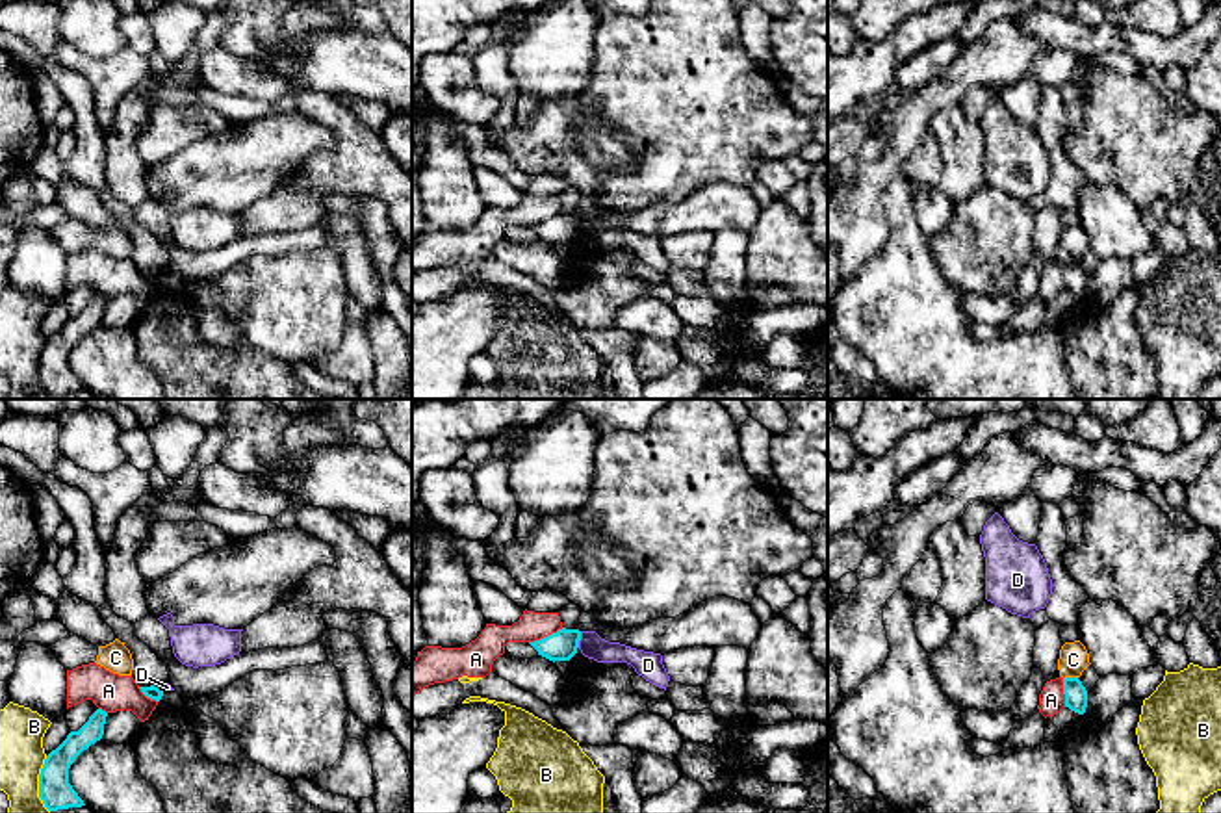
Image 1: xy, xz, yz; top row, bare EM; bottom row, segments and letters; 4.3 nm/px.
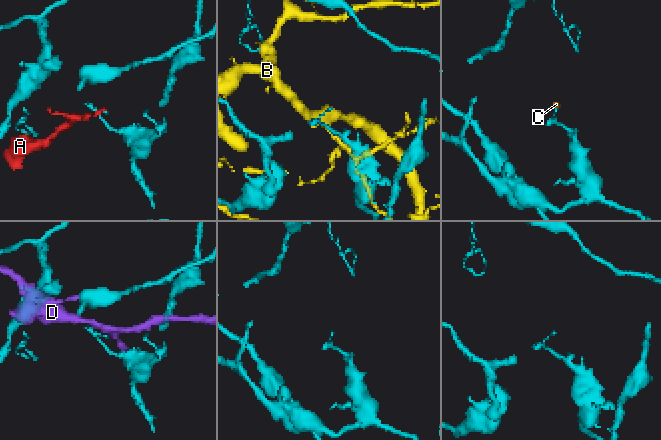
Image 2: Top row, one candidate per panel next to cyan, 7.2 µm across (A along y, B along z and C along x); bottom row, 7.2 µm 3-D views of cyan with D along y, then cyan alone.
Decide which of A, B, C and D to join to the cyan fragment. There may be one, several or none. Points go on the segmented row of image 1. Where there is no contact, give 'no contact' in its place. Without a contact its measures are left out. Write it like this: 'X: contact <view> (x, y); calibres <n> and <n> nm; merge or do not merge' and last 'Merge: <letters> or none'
A: contact xz (548, 635); calibres 130 and 130 nm; do not merge
B: contact xy (39, 784); calibres 140 and 190 nm; do not merge
C: contact yz (1069, 678); calibres 100 and 130 nm; do not merge
D: contact xz (579, 639); calibres 130 and 110 nm; do not merge
Merge: none

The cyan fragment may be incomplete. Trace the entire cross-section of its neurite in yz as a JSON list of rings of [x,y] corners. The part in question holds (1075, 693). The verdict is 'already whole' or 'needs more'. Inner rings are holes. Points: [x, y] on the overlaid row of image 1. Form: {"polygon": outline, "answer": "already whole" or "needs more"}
{"polygon": [[[1078,678],[1063,679],[1065,707],[1084,715],[1087,707],[1087,690]]], "answer": "already whole"}

